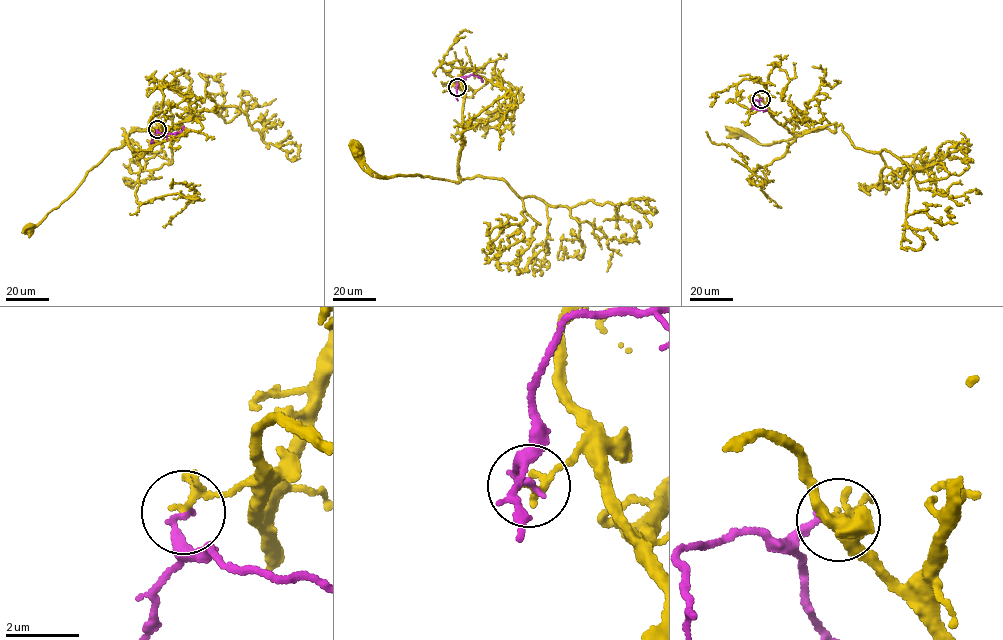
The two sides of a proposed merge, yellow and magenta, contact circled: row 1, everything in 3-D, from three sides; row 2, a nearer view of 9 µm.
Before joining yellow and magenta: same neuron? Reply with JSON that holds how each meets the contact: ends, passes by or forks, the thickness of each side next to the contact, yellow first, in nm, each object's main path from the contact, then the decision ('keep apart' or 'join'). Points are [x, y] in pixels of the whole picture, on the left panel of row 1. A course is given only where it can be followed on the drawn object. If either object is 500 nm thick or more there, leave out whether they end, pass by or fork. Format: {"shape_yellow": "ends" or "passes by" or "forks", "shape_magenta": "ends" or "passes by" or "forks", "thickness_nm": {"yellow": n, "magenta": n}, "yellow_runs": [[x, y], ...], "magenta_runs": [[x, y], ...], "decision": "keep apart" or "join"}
{"shape_yellow": "forks", "shape_magenta": "ends", "thickness_nm": {"yellow": 130, "magenta": 180}, "yellow_runs": [[157, 130], [161, 128], [158, 140], [139, 159], [125, 137], [125, 143], [111, 150], [68, 197], [28, 229]], "magenta_runs": [[157, 130], [162, 133], [180, 132], [183, 126]], "decision": "keep apart"}

